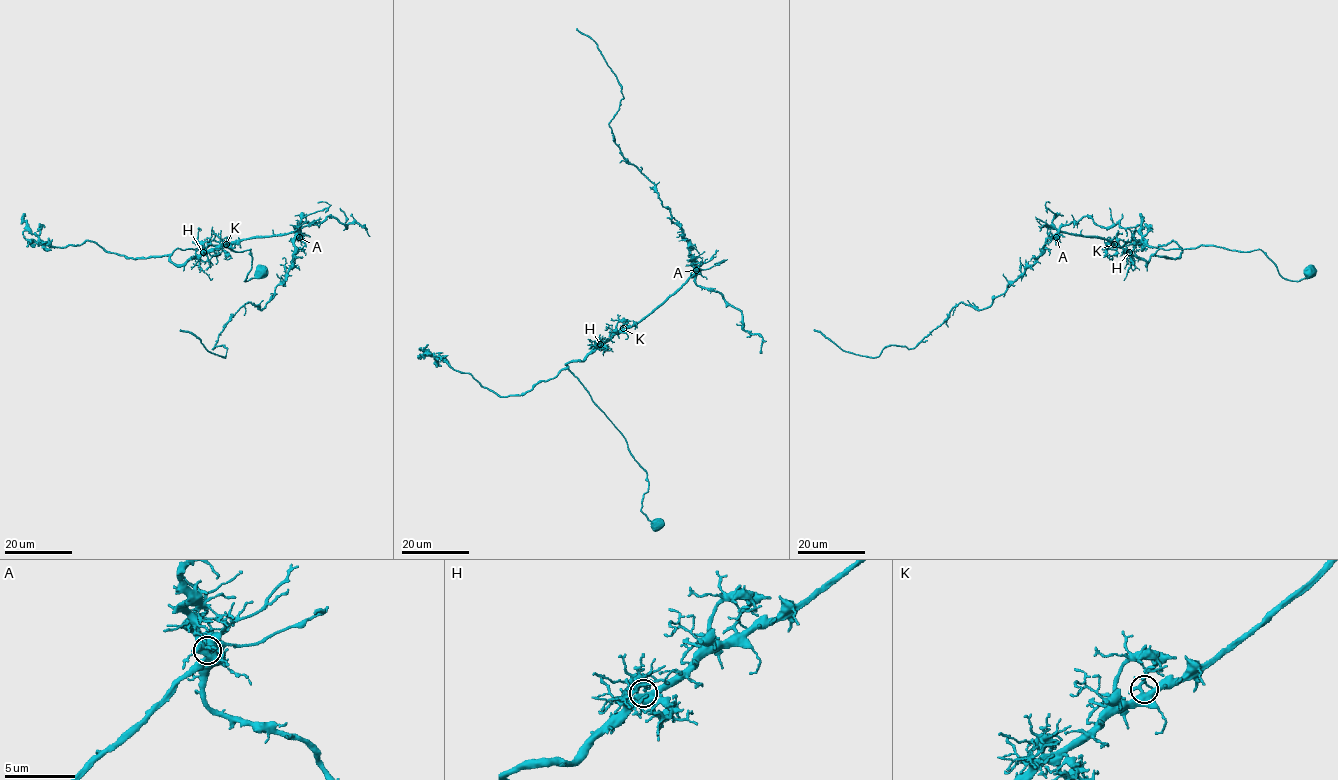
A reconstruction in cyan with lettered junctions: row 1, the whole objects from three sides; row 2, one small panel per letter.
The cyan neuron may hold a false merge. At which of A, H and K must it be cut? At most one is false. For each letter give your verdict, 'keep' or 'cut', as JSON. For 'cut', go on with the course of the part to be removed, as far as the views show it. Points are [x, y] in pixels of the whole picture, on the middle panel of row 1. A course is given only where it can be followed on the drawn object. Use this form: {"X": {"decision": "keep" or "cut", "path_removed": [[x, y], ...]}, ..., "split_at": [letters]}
{"A": {"decision": "cut", "path_removed": [[696, 271], [684, 232], [656, 188], [615, 142], [609, 122], [623, 97], [621, 85], [597, 45], [576, 28]]}, "H": {"decision": "keep"}, "K": {"decision": "keep"}, "split_at": ["A"]}

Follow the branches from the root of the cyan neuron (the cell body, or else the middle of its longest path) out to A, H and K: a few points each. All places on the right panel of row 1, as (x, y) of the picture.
A: (1311, 272), (1298, 281), (1285, 279), (1259, 249), (1159, 249), (1146, 264), (1108, 239), (1061, 232), (1056, 238)
H: (1311, 272), (1298, 281), (1285, 279), (1259, 249), (1238, 251), (1212, 245), (1159, 249), (1146, 264), (1129, 252)
K: (1311, 272), (1298, 281), (1285, 279), (1259, 249), (1238, 251), (1212, 245), (1159, 249), (1146, 264), (1114, 244)

